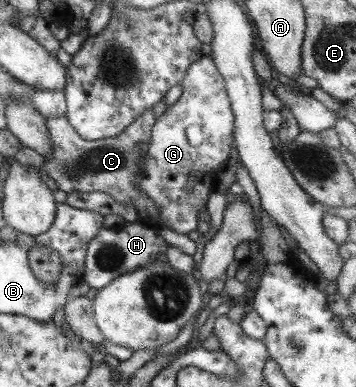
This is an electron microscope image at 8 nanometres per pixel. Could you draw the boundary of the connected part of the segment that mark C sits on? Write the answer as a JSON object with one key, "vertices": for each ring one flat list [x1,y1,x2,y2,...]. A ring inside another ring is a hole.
{"vertices":[[144,110,133,122,113,138,86,142,70,127,64,115,45,118,45,128,50,140,50,150,42,156,44,162,38,168,48,176,62,192,104,192,122,205,132,205,138,211,138,221,144,225,160,226,156,204,138,192,131,176,137,172,139,162,145,158,149,146,151,127,157,120,152,110]]}

